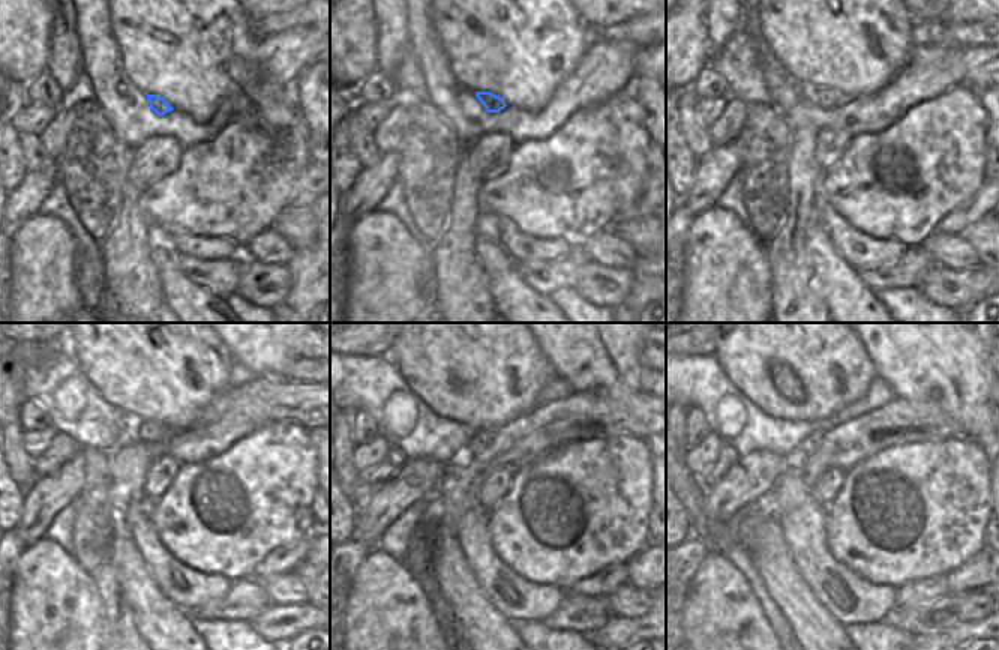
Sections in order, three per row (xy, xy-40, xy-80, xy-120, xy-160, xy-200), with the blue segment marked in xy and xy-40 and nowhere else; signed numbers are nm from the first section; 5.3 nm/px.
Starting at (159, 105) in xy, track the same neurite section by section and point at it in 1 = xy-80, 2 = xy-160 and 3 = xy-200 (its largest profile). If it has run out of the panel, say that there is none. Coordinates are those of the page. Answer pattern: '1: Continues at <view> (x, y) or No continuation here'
1: Continues at xy-80 (827, 98)
2: Continues at xy-160 (482, 434)
3: Continues at xy-200 (816, 437).

